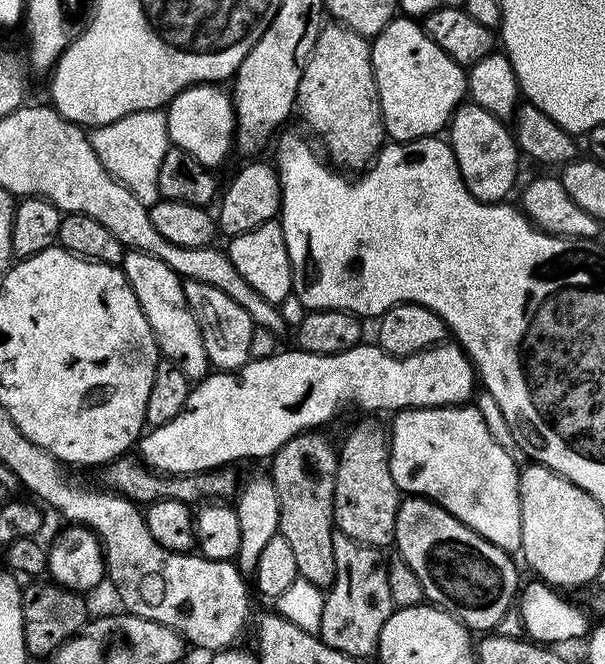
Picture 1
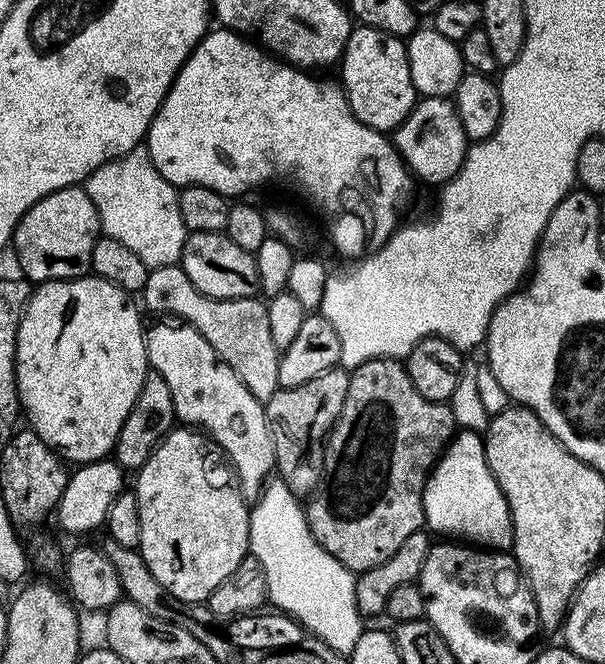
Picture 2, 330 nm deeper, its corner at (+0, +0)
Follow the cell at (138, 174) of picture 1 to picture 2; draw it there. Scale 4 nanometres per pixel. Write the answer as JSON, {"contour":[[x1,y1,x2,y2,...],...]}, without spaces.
{"contour":[[147,147,130,150,124,156,108,160,84,181,86,194,98,210,101,233,123,242,134,250,149,270,180,263,182,246,189,230,178,210,180,193,177,185,166,182,154,166]]}

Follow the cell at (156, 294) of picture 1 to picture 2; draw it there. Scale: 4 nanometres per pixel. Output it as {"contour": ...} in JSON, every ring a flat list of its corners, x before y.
{"contour":[[183,322,168,323,172,324,156,324,153,328,151,325,147,329,144,344,148,348,149,365,170,385,177,421,199,426,216,441,236,473,236,483,244,499,255,502,260,499,276,466,274,438,270,434,265,405,242,386,238,374,222,362,214,346,210,346,198,330]]}

